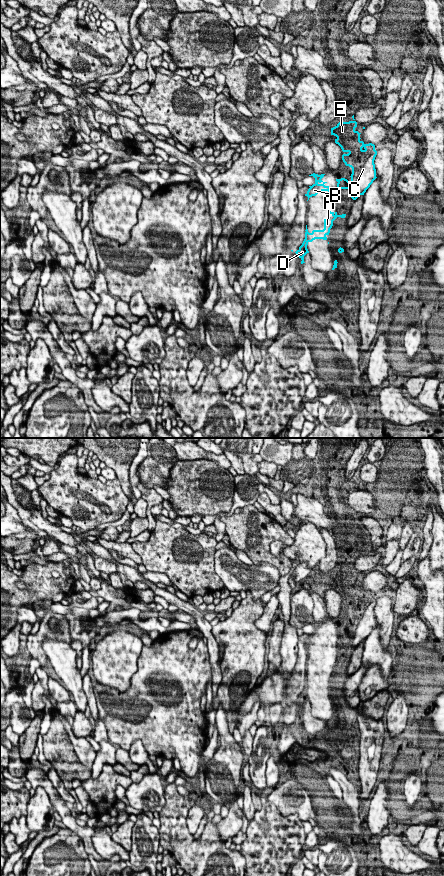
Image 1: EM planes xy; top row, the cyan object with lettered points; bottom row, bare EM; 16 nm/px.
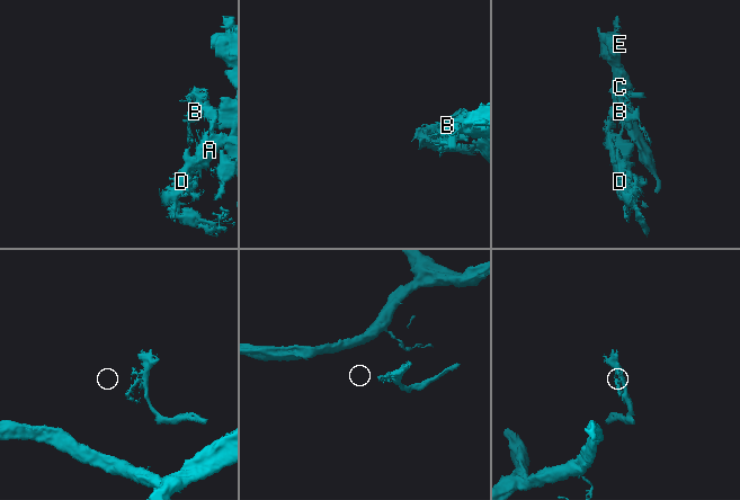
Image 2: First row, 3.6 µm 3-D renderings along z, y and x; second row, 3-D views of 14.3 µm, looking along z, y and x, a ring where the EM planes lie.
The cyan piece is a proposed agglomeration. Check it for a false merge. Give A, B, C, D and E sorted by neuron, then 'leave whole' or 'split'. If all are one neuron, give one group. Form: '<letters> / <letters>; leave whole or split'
A B D / C E; split

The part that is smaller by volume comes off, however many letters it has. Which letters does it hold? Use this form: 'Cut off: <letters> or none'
Cut off: C, E

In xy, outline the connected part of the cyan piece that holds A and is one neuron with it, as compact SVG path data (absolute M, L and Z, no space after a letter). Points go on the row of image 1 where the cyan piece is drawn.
M330 210L327 211L327 218L324 219L324 229L323 230L313 230L311 233L308 232L307 225L306 225L306 232L305 232L305 239L299 249L295 252L296 255L302 260L301 264L304 262L304 256L309 253L307 249L307 245L309 242L312 242L315 239L323 239L327 240L327 235L330 233L330 229L333 226L333 221L337 217L345 218L346 214L338 215L337 212L331 212Z

